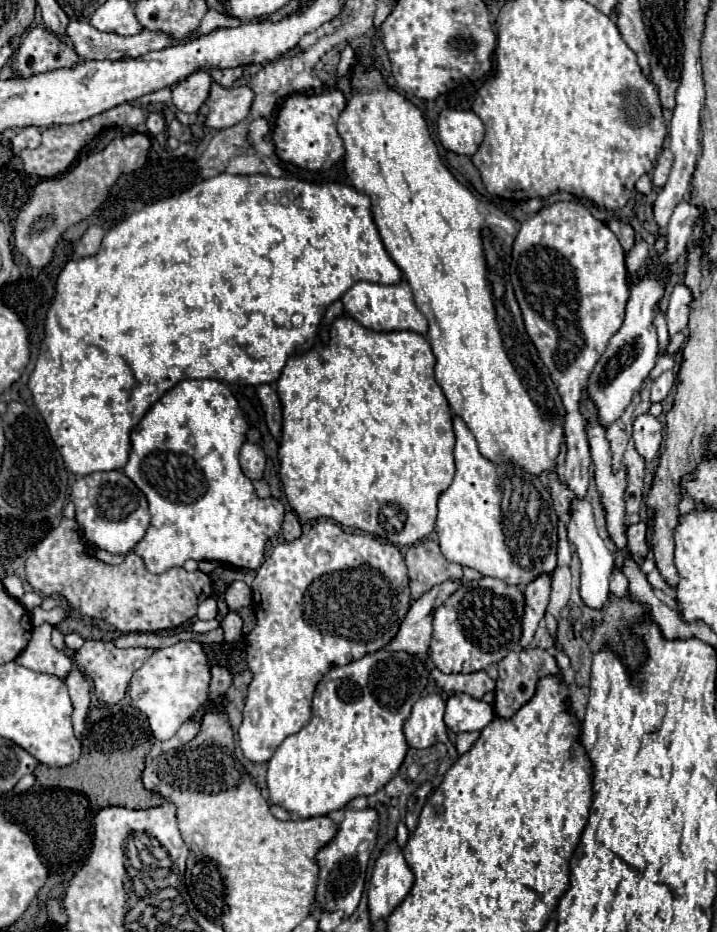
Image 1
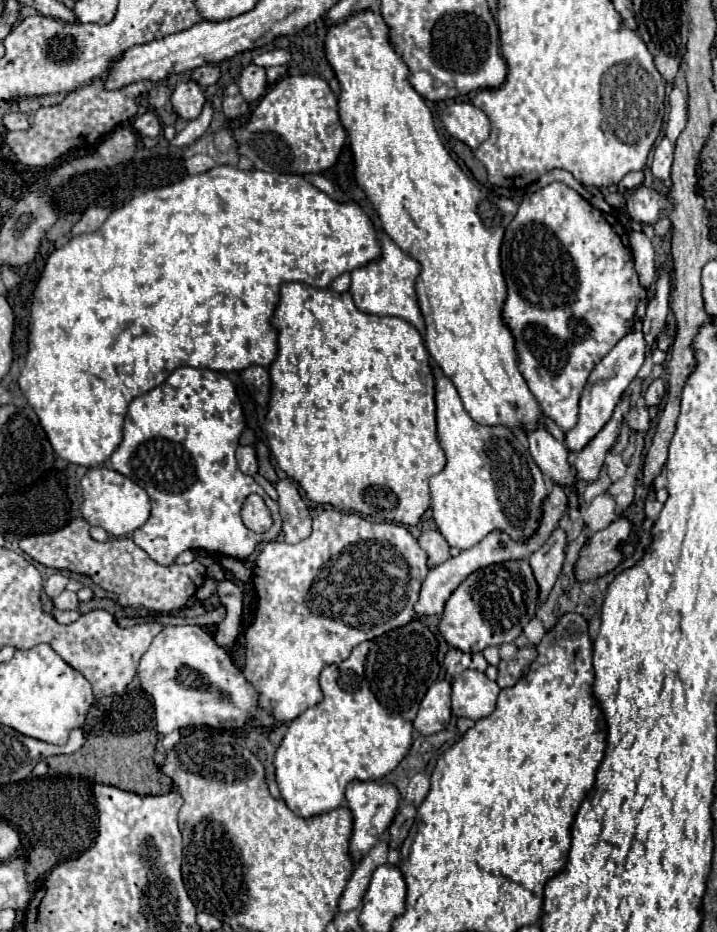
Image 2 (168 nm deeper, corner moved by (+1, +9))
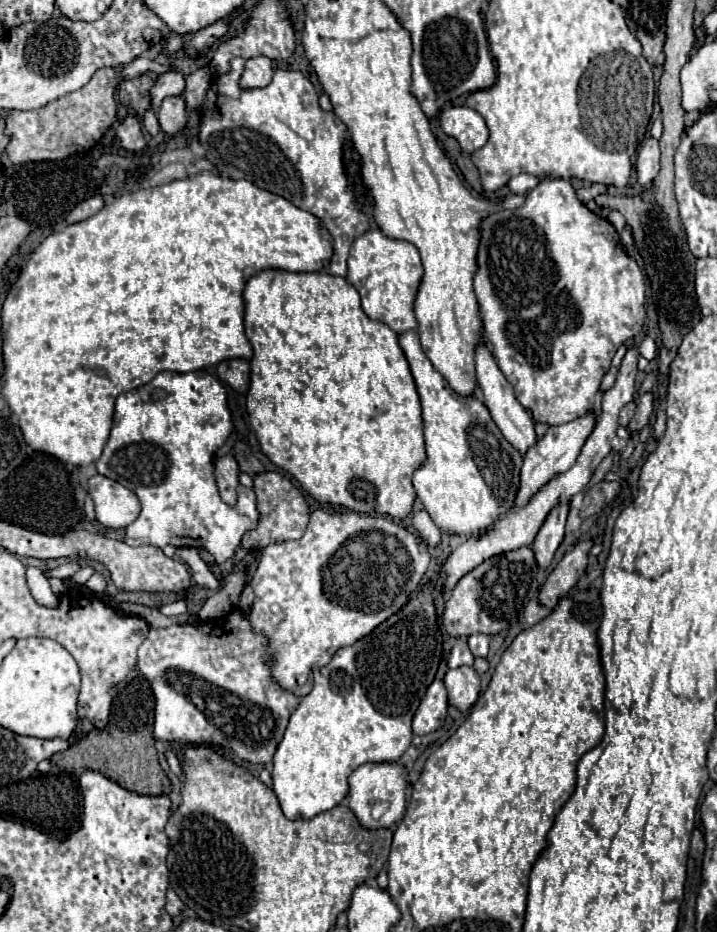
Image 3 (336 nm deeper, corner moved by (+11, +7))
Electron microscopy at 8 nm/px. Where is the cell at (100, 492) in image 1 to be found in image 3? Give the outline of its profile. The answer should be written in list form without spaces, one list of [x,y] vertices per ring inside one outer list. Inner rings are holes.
[[[94,475],[88,479],[86,491],[96,505],[96,519],[108,529],[124,529],[140,513],[140,501],[136,493],[114,479]]]

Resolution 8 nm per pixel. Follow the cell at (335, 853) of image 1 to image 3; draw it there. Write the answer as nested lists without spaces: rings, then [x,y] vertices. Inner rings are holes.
[[[366,763],[348,777],[348,807],[364,829],[386,829],[402,819],[406,809],[406,769],[398,763]]]

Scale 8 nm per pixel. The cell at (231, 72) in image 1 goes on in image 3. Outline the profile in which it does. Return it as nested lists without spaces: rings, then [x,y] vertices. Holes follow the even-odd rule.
[[[166,71],[158,77],[156,85],[152,87],[152,111],[156,113],[158,105],[162,103],[164,97],[168,95],[182,95],[186,87],[186,79],[178,71]]]

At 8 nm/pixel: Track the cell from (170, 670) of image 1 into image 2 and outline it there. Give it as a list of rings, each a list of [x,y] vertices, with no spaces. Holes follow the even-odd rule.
[[[166,625],[142,655],[138,677],[144,691],[154,697],[160,735],[184,727],[240,731],[248,721],[256,721],[264,733],[276,727],[276,719],[258,705],[258,691],[244,679],[234,659],[198,625]]]

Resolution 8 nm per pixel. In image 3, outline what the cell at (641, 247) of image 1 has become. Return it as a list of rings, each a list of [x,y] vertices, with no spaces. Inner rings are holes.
[[[600,209],[600,215],[602,217],[606,217],[614,227],[616,227],[616,231],[618,233],[622,233],[624,231],[624,227],[626,227],[626,221],[624,221],[624,217],[618,213],[618,211],[610,211],[610,209]]]

